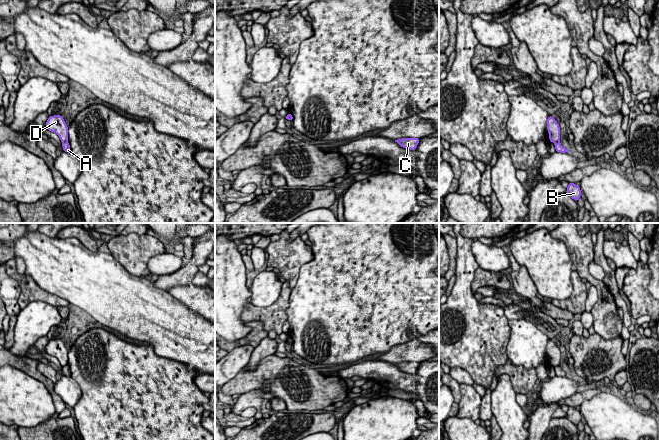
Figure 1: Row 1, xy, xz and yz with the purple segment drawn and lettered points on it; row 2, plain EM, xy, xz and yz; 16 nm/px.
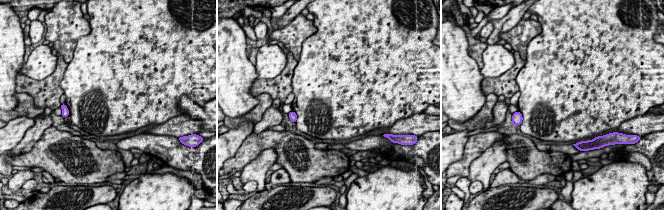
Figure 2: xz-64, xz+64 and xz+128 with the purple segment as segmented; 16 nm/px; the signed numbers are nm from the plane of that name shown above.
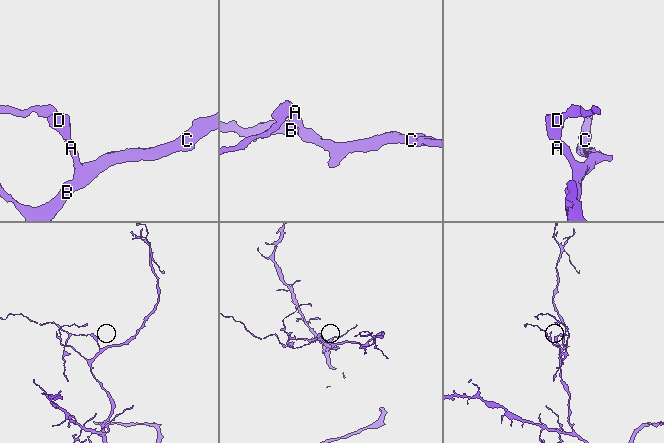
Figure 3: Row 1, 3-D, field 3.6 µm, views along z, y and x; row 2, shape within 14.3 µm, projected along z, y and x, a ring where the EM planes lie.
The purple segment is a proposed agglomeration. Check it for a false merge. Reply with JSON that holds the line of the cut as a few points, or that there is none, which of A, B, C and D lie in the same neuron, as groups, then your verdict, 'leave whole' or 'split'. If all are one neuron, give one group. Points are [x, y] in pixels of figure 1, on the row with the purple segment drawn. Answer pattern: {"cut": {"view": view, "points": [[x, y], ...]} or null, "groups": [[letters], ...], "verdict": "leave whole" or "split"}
{"cut": {"view": "yz", "points": [[559, 140], [554, 143]]}, "groups": [["A", "B", "C"], ["D"]], "verdict": "split"}

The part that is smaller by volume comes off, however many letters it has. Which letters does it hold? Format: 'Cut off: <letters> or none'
Cut off: D

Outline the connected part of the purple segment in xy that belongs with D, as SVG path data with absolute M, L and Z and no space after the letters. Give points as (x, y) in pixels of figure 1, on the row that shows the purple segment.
M61 115L49 116L46 121L46 129L56 133L61 142L64 143L68 139L68 126Z

